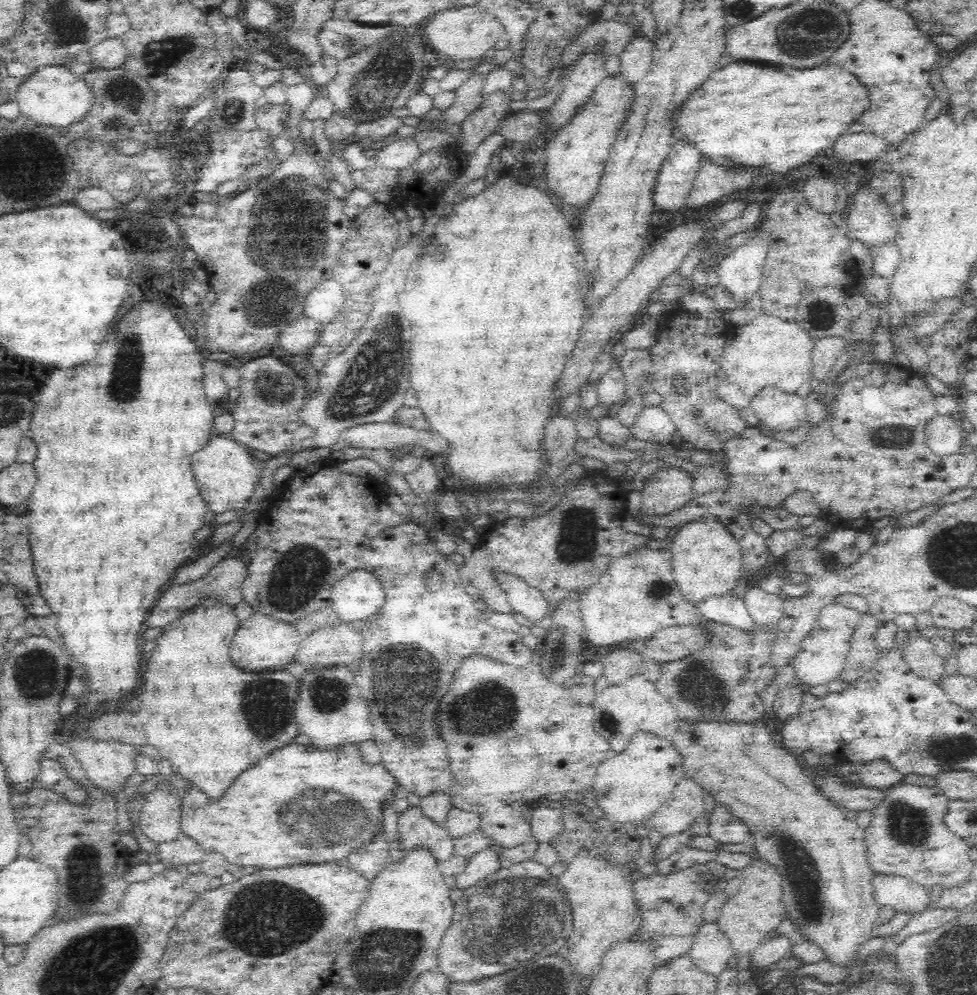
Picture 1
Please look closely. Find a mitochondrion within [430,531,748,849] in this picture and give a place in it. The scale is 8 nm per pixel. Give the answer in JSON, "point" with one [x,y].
{"point":[488,708]}

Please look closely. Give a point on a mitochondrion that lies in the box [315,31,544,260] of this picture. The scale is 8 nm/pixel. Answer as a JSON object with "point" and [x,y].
{"point":[374,88]}

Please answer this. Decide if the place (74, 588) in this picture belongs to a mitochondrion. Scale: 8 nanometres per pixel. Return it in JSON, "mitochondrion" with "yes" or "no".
{"mitochondrion":"no"}

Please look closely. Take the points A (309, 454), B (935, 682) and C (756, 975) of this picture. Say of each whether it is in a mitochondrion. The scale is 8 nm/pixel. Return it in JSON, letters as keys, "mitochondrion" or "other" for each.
{"A":"other","B":"other","C":"other"}

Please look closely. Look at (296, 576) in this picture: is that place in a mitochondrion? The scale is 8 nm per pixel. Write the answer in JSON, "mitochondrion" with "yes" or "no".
{"mitochondrion":"yes"}

